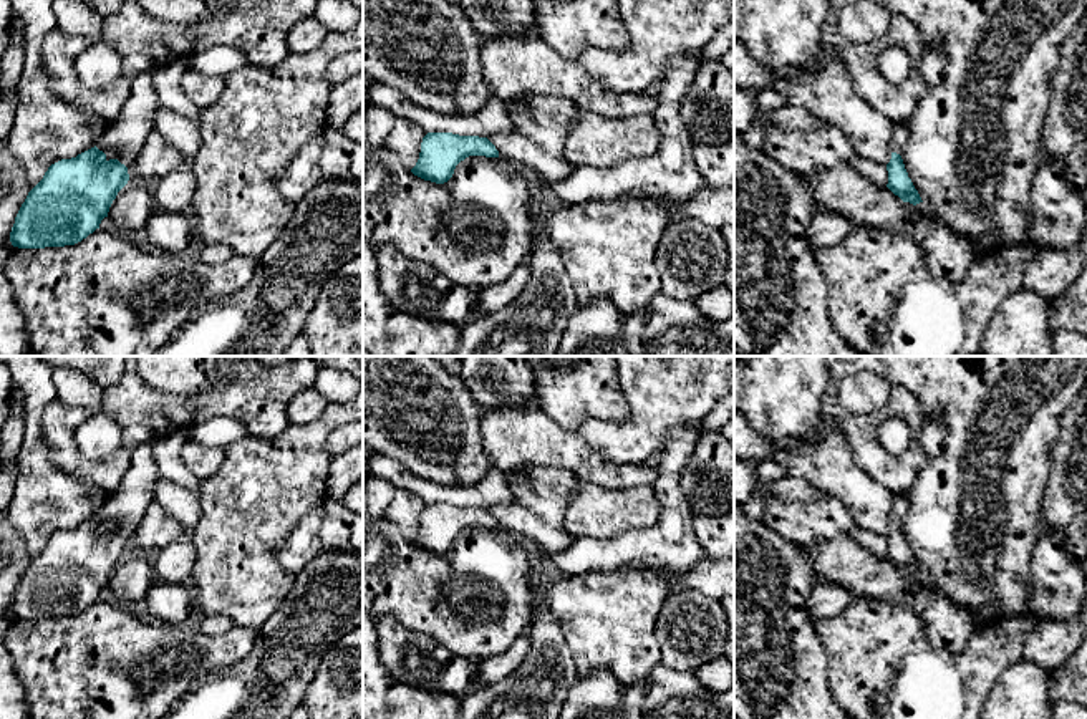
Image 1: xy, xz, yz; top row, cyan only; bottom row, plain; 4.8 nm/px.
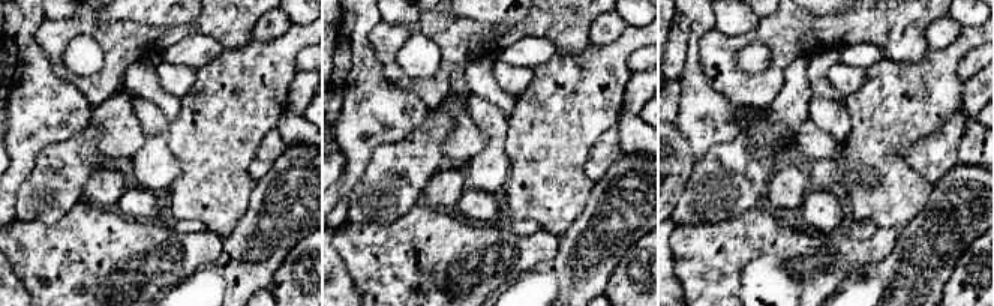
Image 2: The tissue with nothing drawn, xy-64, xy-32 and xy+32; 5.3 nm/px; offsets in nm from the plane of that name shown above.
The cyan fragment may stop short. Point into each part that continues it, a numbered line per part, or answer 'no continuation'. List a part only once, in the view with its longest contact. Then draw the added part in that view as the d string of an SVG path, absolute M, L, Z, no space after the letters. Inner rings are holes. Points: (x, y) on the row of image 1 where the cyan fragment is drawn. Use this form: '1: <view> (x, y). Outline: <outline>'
1: xy (126, 135). Outline: M154 70L136 75L128 103L101 136L101 142L113 149L116 159L126 167L144 146L147 134L156 129L154 119L161 104L152 86L152 75Z

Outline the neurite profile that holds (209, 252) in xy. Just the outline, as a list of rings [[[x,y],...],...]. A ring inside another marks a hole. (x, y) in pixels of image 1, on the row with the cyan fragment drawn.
[[[225,244],[197,245],[196,253],[200,257],[202,262],[207,262],[207,263],[222,263],[234,255],[230,247]]]

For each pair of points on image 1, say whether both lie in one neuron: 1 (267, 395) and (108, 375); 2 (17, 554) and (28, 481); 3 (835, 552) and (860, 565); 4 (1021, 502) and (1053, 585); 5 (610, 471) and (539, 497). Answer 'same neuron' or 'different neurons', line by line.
1: different neurons
2: different neurons
3: same neuron
4: different neurons
5: different neurons

